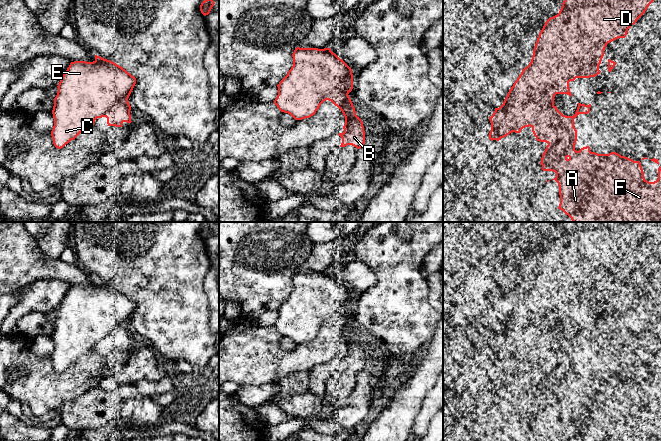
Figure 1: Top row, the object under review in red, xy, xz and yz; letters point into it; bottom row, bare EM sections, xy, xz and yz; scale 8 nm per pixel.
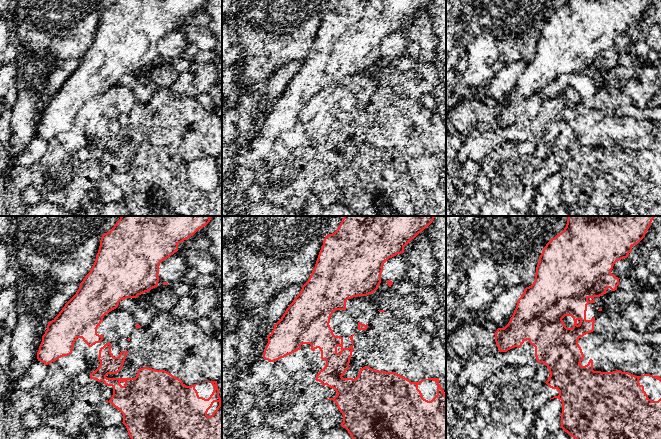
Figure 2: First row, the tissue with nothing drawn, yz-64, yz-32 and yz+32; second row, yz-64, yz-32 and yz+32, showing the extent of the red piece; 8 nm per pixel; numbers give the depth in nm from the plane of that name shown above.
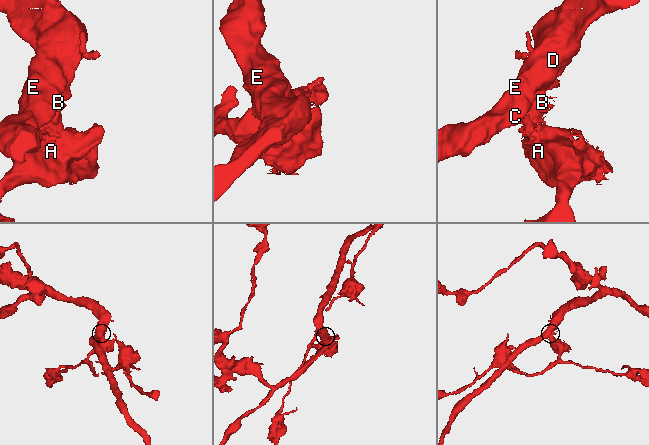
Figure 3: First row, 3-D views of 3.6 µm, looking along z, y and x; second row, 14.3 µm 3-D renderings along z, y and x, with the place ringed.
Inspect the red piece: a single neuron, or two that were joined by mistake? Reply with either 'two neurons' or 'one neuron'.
two neurons

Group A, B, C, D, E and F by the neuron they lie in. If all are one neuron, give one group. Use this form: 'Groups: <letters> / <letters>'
Groups: A B F / C D E

